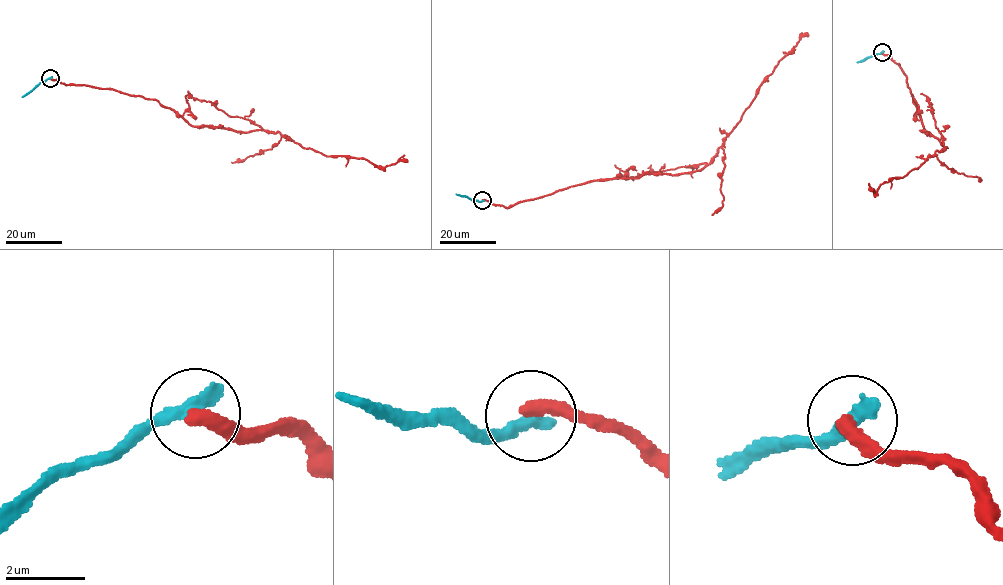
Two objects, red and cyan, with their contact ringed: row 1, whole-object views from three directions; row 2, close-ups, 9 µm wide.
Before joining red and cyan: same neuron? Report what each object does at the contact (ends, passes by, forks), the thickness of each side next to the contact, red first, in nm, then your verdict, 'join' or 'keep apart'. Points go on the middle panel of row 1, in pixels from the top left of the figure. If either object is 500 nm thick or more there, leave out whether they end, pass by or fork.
red ends there; cyan ends there; 380 nm thick on the red side, 400 nm on the other; keep apart

